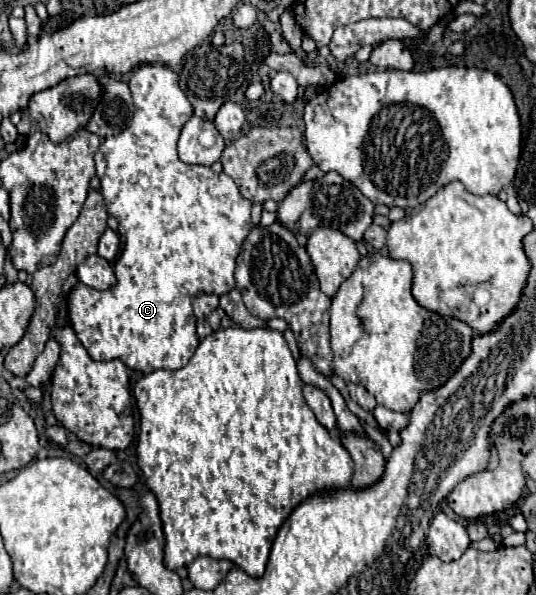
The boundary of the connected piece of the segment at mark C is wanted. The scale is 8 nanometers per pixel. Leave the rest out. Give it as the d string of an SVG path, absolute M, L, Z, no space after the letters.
M143 64L139 66L131 80L129 80L129 88L133 94L133 102L135 102L135 116L133 122L127 130L123 130L119 136L115 138L107 138L101 148L95 154L95 164L97 164L97 176L101 180L101 194L105 198L105 206L107 212L111 216L117 218L119 222L119 234L125 238L125 248L119 256L119 260L115 262L115 274L117 274L117 284L109 290L95 290L89 288L85 284L77 284L71 294L69 294L69 318L73 324L73 330L77 332L77 338L83 342L83 346L87 348L89 356L93 360L115 360L119 358L127 368L149 374L153 370L179 370L183 364L187 364L187 360L195 354L195 348L199 346L199 338L195 332L195 316L193 316L193 306L191 306L191 294L203 294L203 292L211 292L211 294L229 294L235 288L235 260L241 252L241 244L247 238L247 232L251 230L251 202L247 198L241 196L237 184L227 176L227 174L215 174L211 168L207 166L191 166L185 164L177 158L177 138L181 134L181 128L185 126L185 122L193 116L193 106L187 100L187 94L181 90L179 86L179 76L161 64Z

